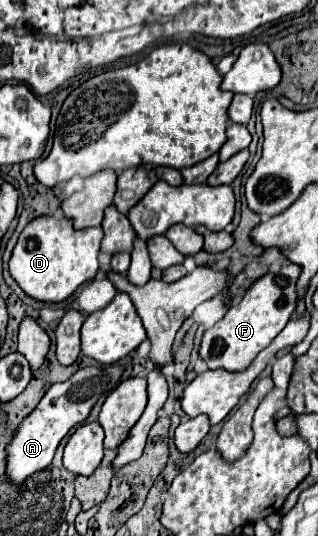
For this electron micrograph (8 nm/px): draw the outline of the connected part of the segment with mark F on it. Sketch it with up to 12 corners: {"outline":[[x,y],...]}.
{"outline":[[301,268],[267,272],[205,330],[211,370],[245,370],[287,324]]}

